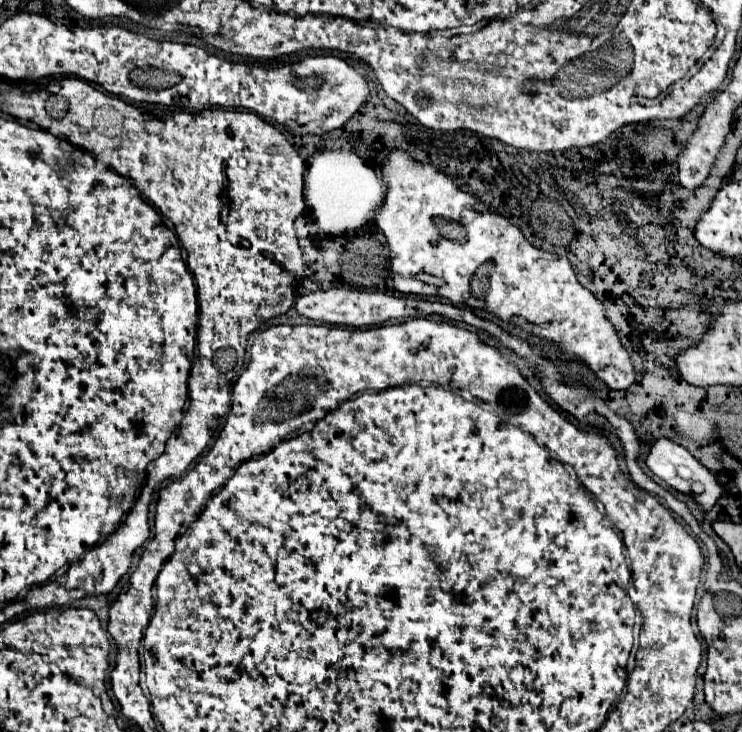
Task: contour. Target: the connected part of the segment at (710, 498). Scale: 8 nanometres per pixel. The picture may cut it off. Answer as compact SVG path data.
M657 438L651 444L651 450L645 458L647 468L659 476L663 482L667 482L671 488L675 488L681 494L693 494L695 502L701 506L703 512L709 512L713 508L713 504L717 502L717 498L721 496L723 488L717 482L717 476L713 472L709 472L703 464L699 464L681 444L669 440L669 438Z

